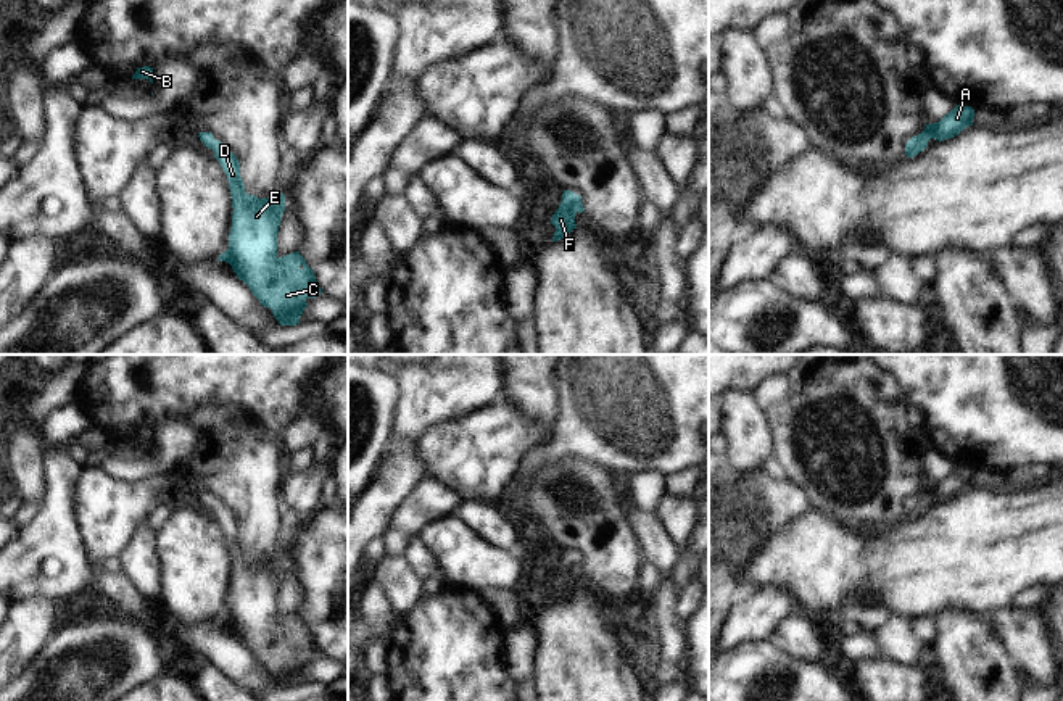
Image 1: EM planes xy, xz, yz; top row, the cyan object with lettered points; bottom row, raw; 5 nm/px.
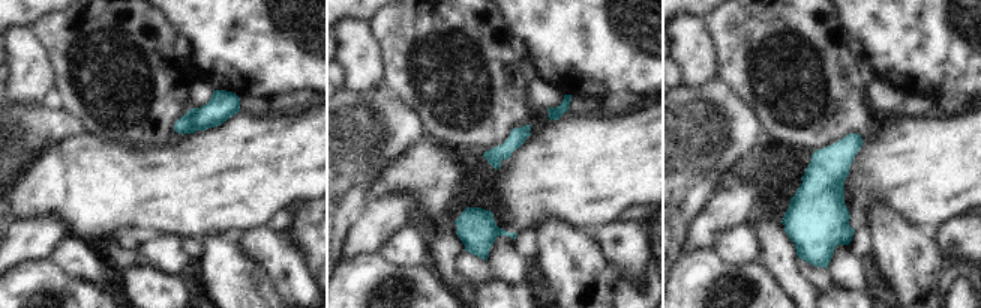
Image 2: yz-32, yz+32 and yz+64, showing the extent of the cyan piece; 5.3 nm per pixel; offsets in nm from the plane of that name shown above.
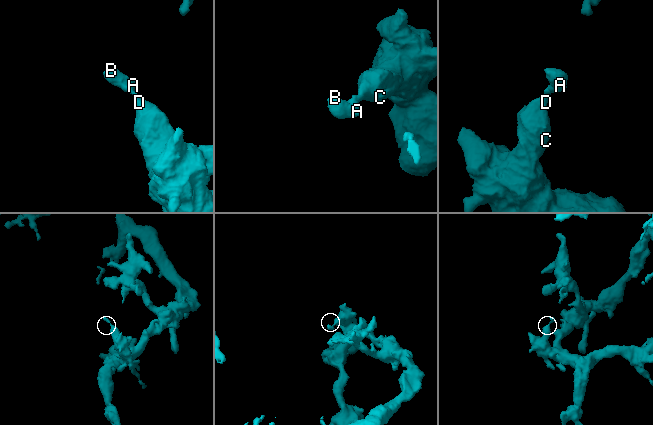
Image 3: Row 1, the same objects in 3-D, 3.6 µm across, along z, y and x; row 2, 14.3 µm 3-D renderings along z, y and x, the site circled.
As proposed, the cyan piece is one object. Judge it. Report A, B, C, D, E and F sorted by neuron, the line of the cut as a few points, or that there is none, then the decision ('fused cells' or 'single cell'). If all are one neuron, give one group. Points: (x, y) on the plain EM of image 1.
groups A B C D E F; cut none; single cell

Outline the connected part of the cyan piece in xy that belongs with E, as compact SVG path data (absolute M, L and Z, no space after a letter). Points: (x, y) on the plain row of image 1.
M200 493L205 508L214 512L232 556L229 609L219 622L232 627L264 669L271 669L280 686L296 686L308 659L322 654L314 632L300 612L277 617L277 595L285 572L285 556L258 559L245 553L237 517L211 493Z

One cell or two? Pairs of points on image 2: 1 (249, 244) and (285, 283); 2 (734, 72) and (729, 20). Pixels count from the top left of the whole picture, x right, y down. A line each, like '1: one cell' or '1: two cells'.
1: one cell
2: one cell

